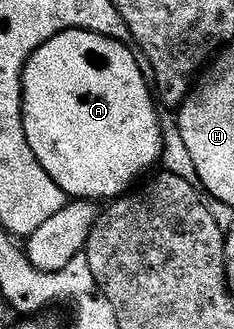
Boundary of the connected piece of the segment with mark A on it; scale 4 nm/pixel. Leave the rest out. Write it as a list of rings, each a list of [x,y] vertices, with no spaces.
[[[71,29],[42,43],[24,68],[26,139],[46,175],[50,175],[50,179],[62,187],[65,198],[93,203],[111,202],[125,196],[137,184],[135,181],[147,169],[155,170],[161,160],[164,131],[162,120],[156,114],[158,105],[137,54],[124,44],[123,40],[115,41],[100,33]]]

